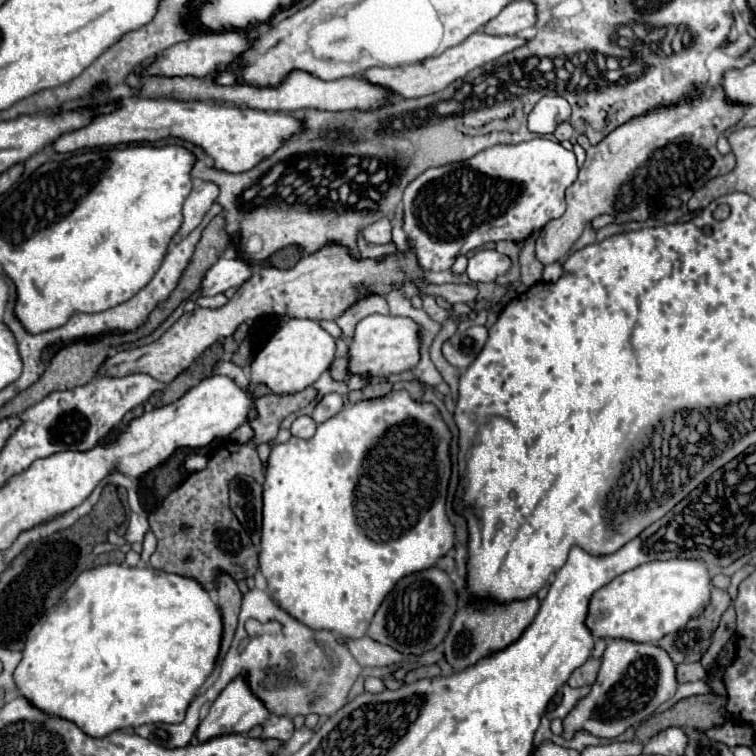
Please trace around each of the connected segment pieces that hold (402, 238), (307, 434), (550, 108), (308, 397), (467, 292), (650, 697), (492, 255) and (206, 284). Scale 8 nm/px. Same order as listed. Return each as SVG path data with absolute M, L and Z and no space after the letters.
M398 215L398 222L392 230L392 240L396 245L396 248L400 252L407 250L407 236L402 229L402 216Z
M299 416L293 426L291 426L291 434L297 436L297 438L303 438L303 440L309 440L313 438L313 432L317 430L317 424L313 422L313 418L309 416Z
M543 96L529 114L529 130L533 134L553 134L557 124L569 120L571 106L561 96Z
M313 386L291 394L291 396L261 396L261 400L257 400L257 410L259 410L259 418L251 422L255 434L277 434L279 432L279 424L293 412L305 408L311 400L315 400L317 390Z
M421 284L421 290L431 294L431 296L441 296L445 298L449 304L457 304L457 302L473 302L477 298L477 286L469 286L469 284L443 284L443 286L427 286Z
M609 640L601 658L601 668L591 692L579 700L577 708L563 720L563 738L571 740L577 732L589 732L607 740L617 738L627 728L649 718L677 690L675 664L655 644Z
M479 250L473 258L469 258L467 266L467 276L473 284L483 284L483 282L493 282L497 276L503 276L509 272L513 260L497 250Z
M239 256L219 258L205 274L199 296L215 296L233 286L241 286L251 276L251 266Z

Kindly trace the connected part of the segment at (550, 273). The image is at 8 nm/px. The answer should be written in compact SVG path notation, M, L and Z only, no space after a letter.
M553 262L553 264L545 266L545 270L543 270L543 280L545 280L545 282L553 282L553 280L559 280L563 274L565 274L565 272L563 272L563 268L561 268L561 262Z

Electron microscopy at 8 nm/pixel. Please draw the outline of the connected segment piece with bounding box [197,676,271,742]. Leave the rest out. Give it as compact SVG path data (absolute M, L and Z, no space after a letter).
M235 676L211 704L207 716L201 720L197 728L197 736L201 742L205 742L223 734L245 734L251 728L265 724L269 718L269 710L265 708L265 704L261 704L261 700L257 700L257 696L253 696L253 690L249 688L247 680L243 676Z

